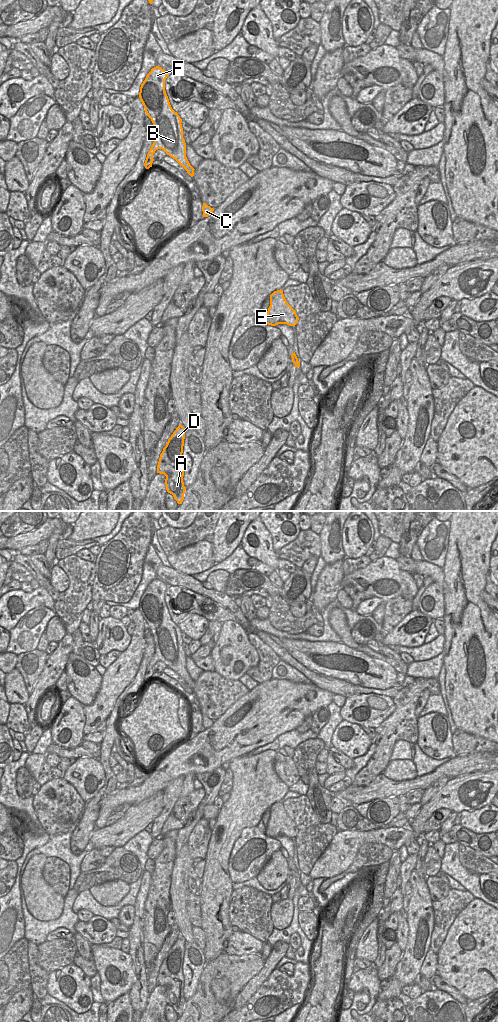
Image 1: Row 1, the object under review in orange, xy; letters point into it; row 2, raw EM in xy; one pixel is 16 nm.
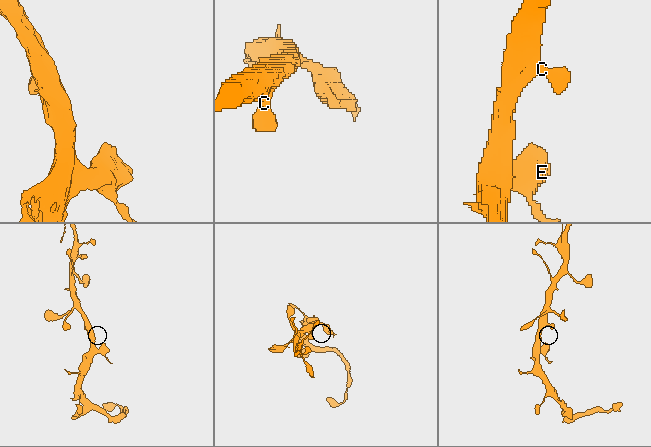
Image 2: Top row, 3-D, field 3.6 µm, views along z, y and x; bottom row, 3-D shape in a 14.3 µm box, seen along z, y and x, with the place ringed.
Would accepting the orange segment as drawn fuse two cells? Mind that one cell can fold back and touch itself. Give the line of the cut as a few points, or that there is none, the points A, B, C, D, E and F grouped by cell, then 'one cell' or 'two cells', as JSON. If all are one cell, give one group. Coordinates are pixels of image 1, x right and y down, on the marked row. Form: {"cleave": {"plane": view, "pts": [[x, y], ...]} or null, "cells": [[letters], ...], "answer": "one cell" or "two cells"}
{"cleave": null, "cells": [["A", "B", "C", "D", "E", "F"]], "answer": "one cell"}

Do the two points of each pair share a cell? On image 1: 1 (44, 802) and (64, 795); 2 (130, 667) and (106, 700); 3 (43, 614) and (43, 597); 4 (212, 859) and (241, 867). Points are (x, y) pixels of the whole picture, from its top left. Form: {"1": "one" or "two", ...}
{"1": "one", "2": "one", "3": "two", "4": "two"}

